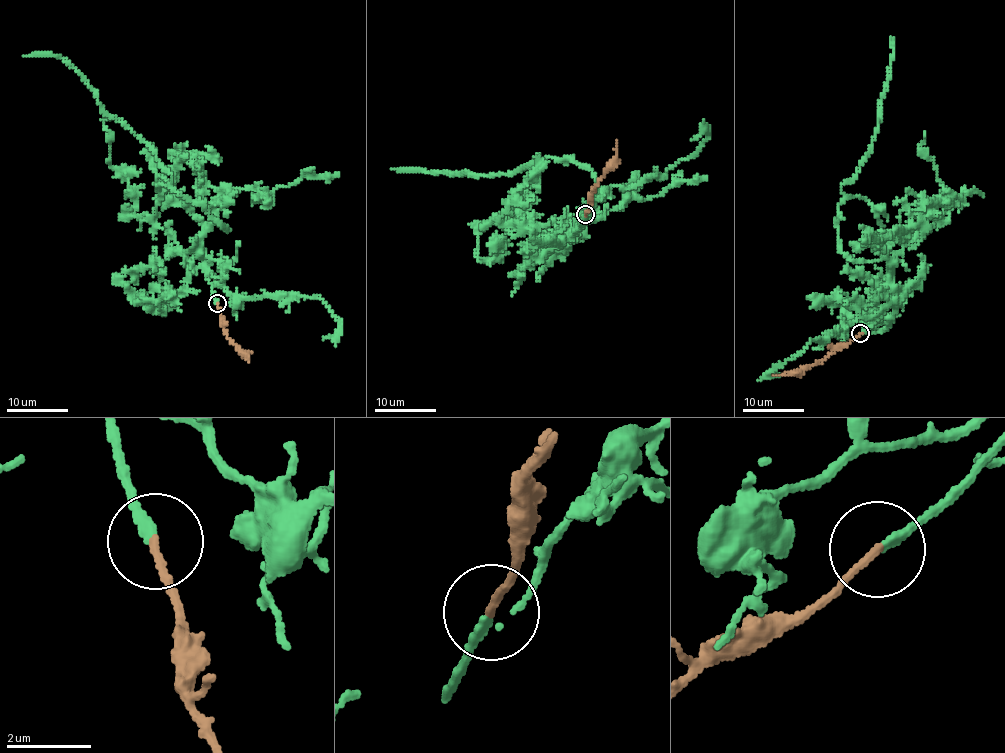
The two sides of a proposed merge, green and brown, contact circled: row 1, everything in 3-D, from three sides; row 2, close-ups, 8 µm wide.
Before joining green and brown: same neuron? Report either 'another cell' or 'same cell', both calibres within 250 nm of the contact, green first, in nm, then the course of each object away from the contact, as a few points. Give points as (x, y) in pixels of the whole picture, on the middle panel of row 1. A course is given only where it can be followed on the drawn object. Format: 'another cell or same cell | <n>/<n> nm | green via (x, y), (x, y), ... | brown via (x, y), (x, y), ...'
same cell | 200/170 nm | green via (585, 215), (571, 237), (568, 224), (586, 207), (594, 176), (546, 157), (489, 258), (478, 259), (477, 225) | brown via (585, 214), (588, 194), (616, 156), (617, 141)

